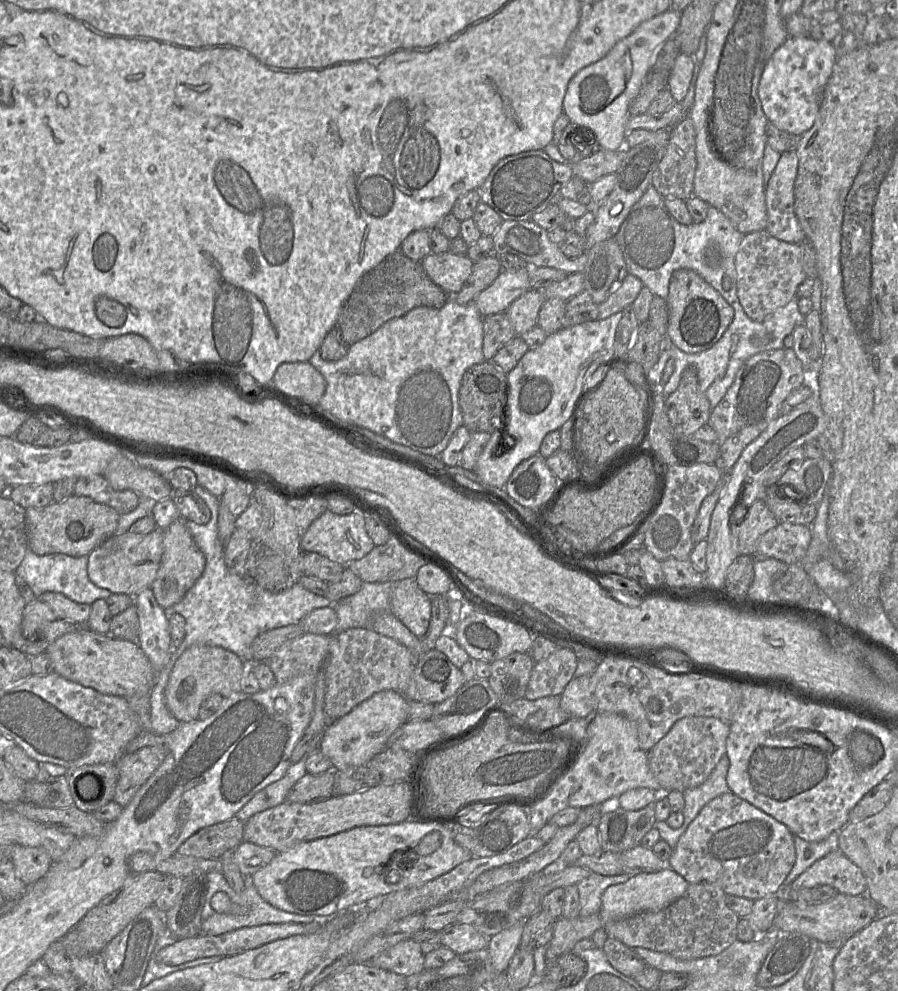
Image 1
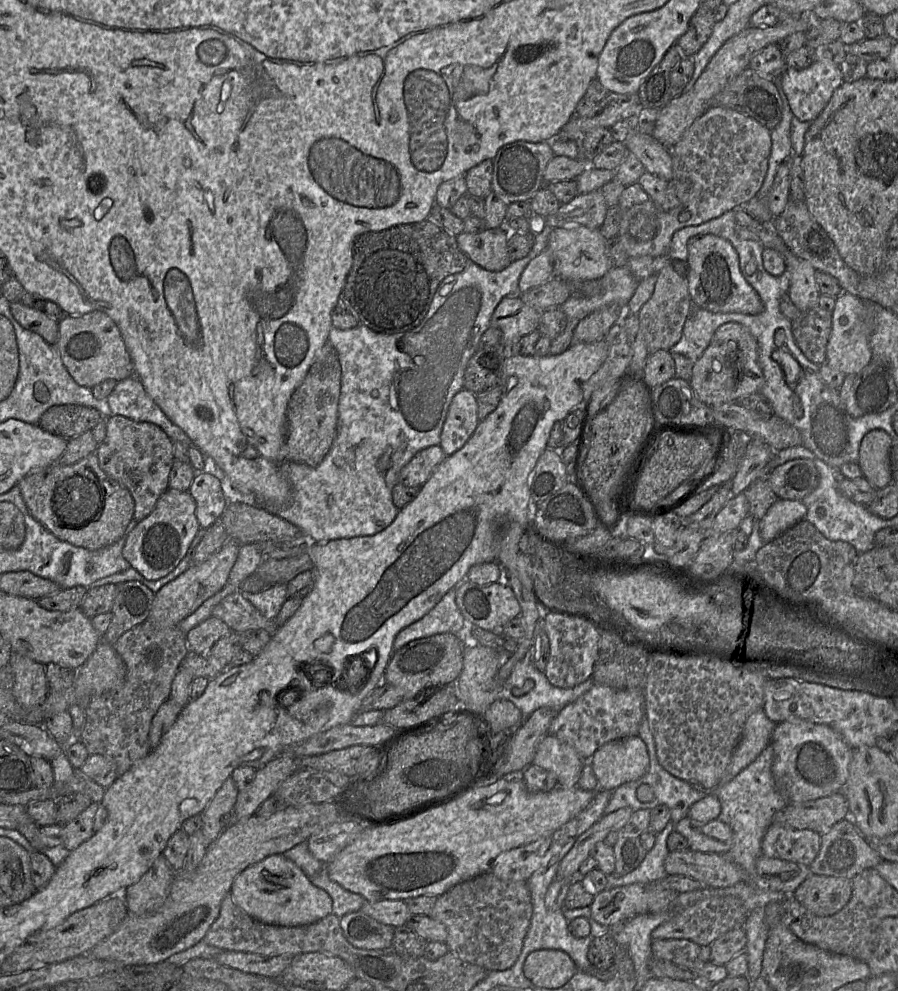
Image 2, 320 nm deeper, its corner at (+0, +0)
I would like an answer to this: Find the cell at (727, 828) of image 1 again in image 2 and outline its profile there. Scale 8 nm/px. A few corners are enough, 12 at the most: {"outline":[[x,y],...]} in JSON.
{"outline":[[772,822],[761,855],[810,866],[822,835]]}

